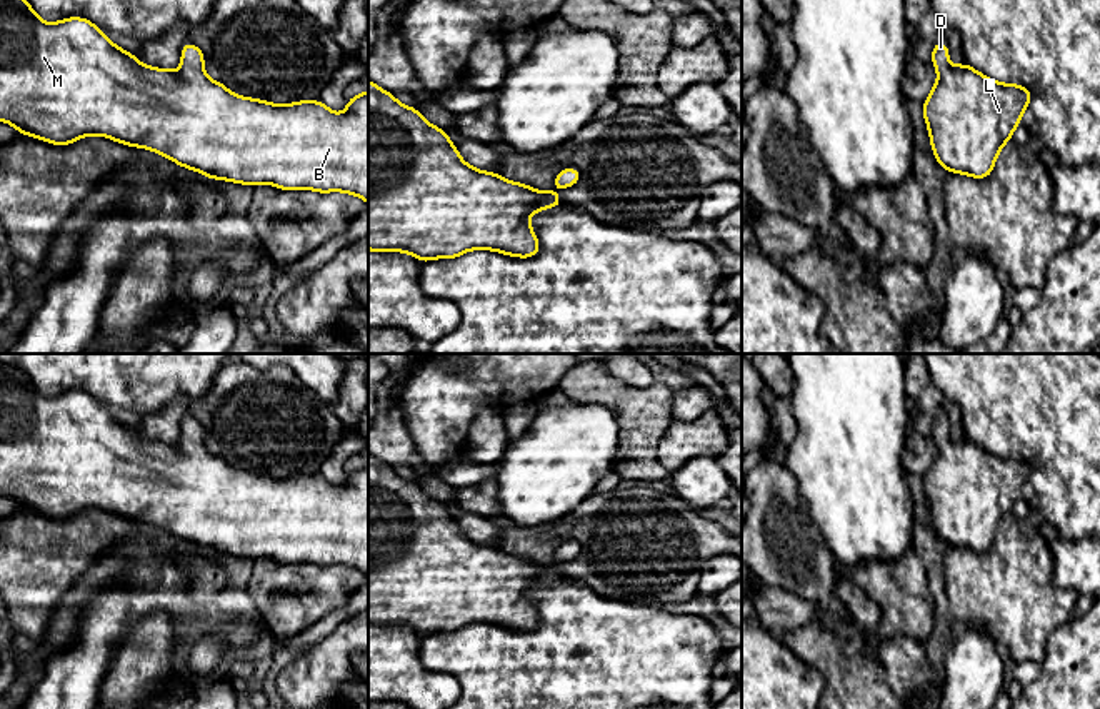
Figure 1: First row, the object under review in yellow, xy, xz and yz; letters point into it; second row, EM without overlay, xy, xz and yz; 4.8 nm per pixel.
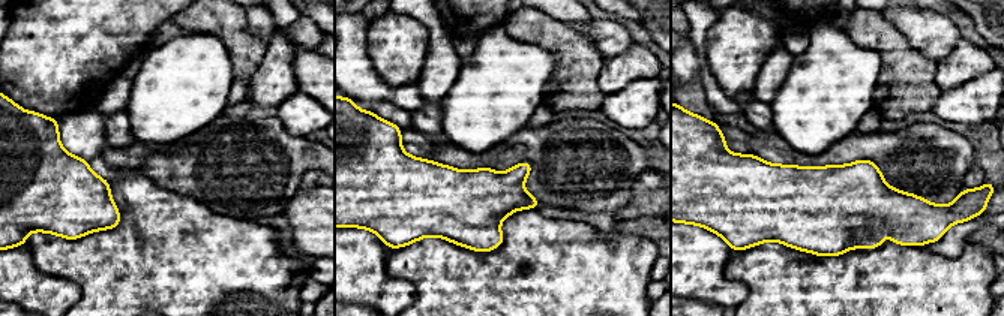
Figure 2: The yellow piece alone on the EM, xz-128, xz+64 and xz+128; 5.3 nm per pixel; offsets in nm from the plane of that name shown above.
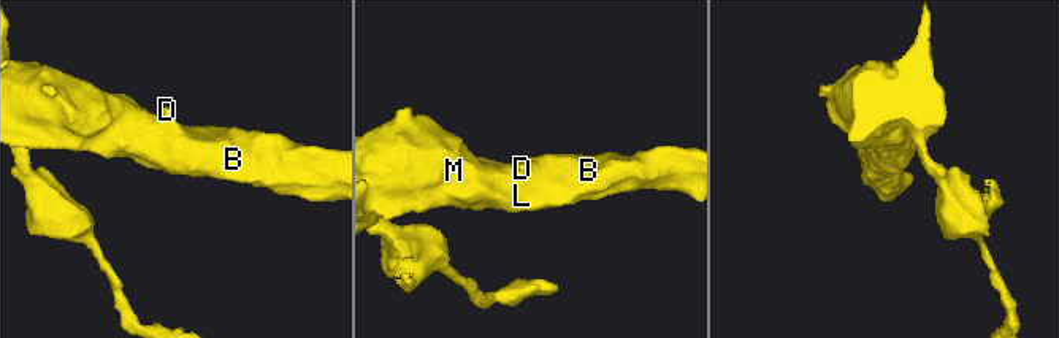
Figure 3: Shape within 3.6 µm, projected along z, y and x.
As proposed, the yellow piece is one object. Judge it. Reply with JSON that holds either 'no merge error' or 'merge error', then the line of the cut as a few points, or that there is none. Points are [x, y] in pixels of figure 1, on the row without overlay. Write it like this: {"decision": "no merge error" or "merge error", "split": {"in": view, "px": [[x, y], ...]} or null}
{"decision": "no merge error", "split": null}

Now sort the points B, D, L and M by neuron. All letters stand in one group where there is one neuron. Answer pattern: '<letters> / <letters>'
B D L M

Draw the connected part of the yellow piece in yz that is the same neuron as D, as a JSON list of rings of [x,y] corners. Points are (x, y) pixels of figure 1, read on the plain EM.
[[[945,415],[935,417],[932,425],[938,452],[922,480],[933,529],[947,546],[985,552],[993,546],[1000,522],[1012,514],[1013,504],[1022,497],[1032,467],[1017,457],[995,455],[967,437],[952,439]]]

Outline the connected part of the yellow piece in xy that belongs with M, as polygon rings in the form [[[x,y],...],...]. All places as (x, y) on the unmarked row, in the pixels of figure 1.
[[[0,362],[0,495],[7,495],[20,507],[45,514],[53,519],[70,519],[75,514],[88,509],[100,509],[120,515],[128,520],[142,520],[150,525],[157,525],[177,539],[190,544],[197,544],[202,549],[215,554],[228,554],[245,559],[270,557],[280,564],[313,564],[320,567],[345,566],[360,571],[368,577],[368,465],[360,465],[353,472],[348,472],[343,487],[332,485],[322,474],[300,474],[295,477],[270,477],[267,474],[257,474],[237,469],[230,465],[223,457],[212,454],[203,444],[203,425],[185,415],[182,425],[182,439],[178,444],[165,444],[148,440],[135,432],[133,427],[125,425],[110,415],[90,394],[82,390],[70,390],[60,395],[45,397],[30,377],[15,365]]]

